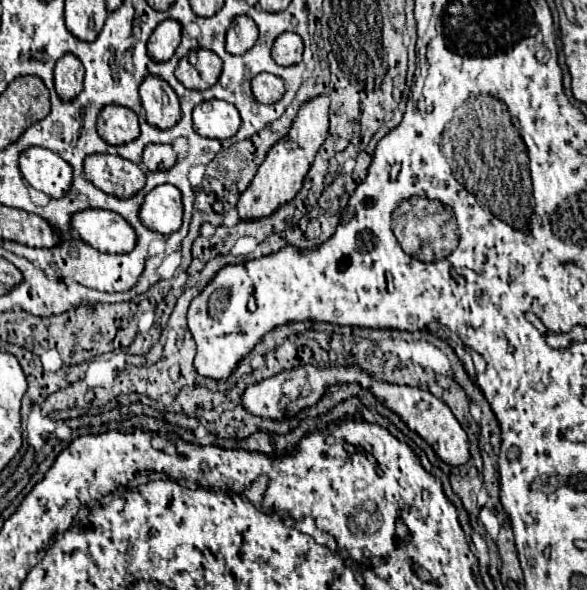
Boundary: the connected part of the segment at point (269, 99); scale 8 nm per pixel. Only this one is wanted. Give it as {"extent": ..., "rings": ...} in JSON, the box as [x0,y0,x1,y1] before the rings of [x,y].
{"extent":[252,72,286,104],"rings":[[[262,72],[262,74],[254,76],[252,92],[254,92],[254,98],[258,102],[274,104],[274,102],[278,102],[284,96],[286,86],[284,86],[282,78],[278,78],[274,74],[268,74],[268,72]]]}

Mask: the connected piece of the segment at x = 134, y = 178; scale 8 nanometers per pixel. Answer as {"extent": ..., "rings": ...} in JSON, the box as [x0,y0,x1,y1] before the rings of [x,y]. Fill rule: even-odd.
{"extent":[84,154,146,198],"rings":[[[112,154],[88,156],[84,160],[84,172],[96,188],[116,198],[136,196],[146,184],[146,174],[140,166]]]}

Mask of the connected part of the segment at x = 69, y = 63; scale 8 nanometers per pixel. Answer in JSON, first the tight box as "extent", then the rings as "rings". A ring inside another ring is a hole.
{"extent":[54,54,84,102],"rings":[[[66,54],[56,62],[54,86],[56,86],[60,100],[64,100],[64,102],[74,100],[78,96],[78,92],[82,92],[82,88],[84,88],[84,68],[82,68],[82,62],[76,56]]]}

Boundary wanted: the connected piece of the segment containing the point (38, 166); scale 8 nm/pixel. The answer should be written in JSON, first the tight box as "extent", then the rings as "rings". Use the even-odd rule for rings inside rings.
{"extent":[20,146,72,198],"rings":[[[32,146],[20,154],[24,180],[48,198],[64,198],[72,190],[72,168],[56,152]]]}

